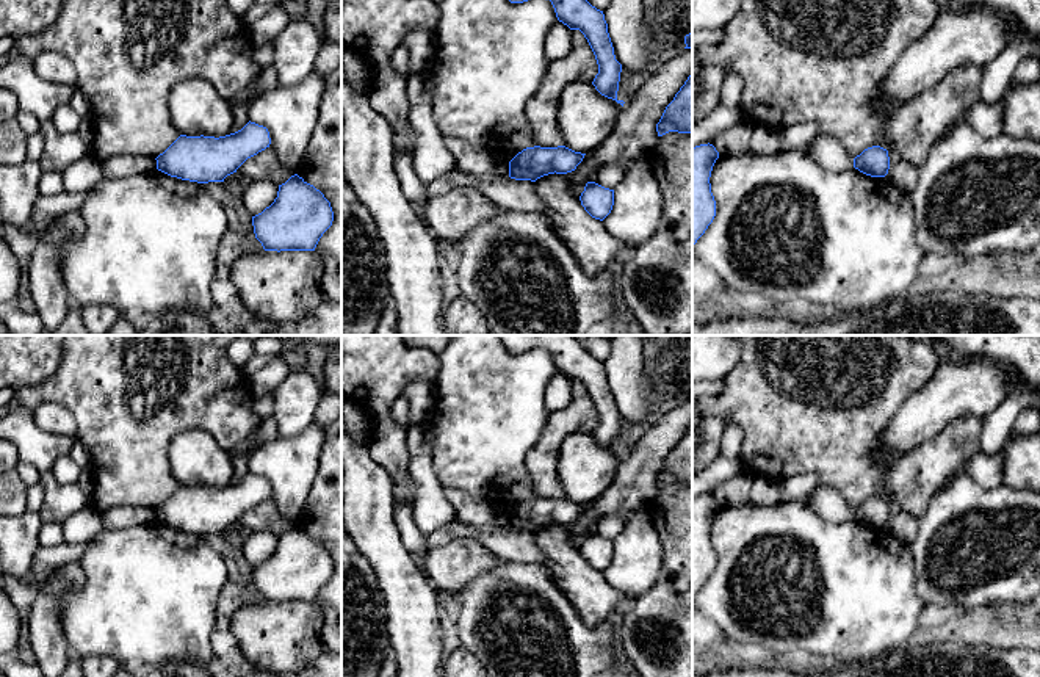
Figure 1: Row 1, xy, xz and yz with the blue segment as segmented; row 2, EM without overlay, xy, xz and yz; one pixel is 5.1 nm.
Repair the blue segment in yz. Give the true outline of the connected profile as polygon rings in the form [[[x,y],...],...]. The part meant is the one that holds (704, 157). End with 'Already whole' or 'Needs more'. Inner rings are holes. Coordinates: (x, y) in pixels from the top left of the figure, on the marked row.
[[[710,143],[692,147],[692,248],[716,216],[710,177],[717,158],[719,152]]]. Already whole

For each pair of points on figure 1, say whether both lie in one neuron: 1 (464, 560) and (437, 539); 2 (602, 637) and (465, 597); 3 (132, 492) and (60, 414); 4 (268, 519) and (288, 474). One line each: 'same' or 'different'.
1: different
2: same
3: different
4: different

